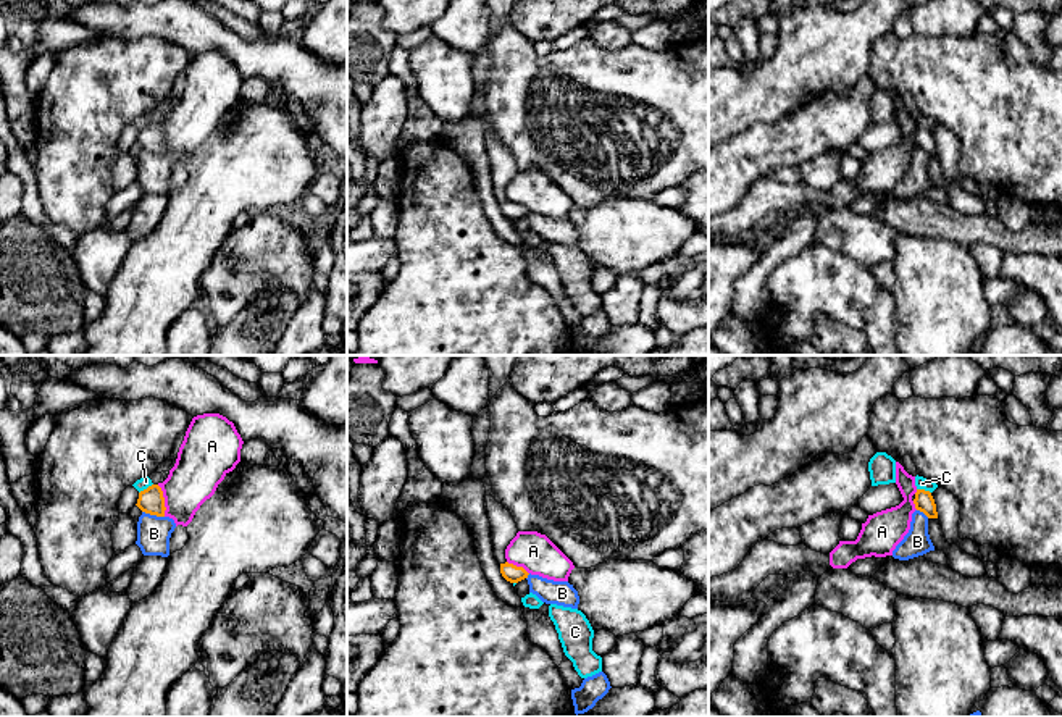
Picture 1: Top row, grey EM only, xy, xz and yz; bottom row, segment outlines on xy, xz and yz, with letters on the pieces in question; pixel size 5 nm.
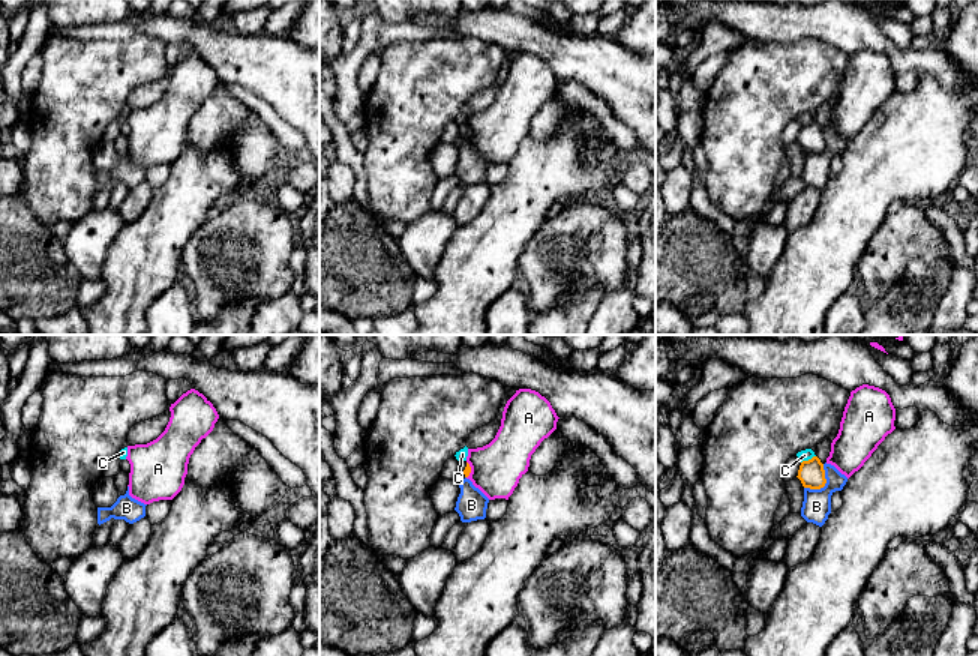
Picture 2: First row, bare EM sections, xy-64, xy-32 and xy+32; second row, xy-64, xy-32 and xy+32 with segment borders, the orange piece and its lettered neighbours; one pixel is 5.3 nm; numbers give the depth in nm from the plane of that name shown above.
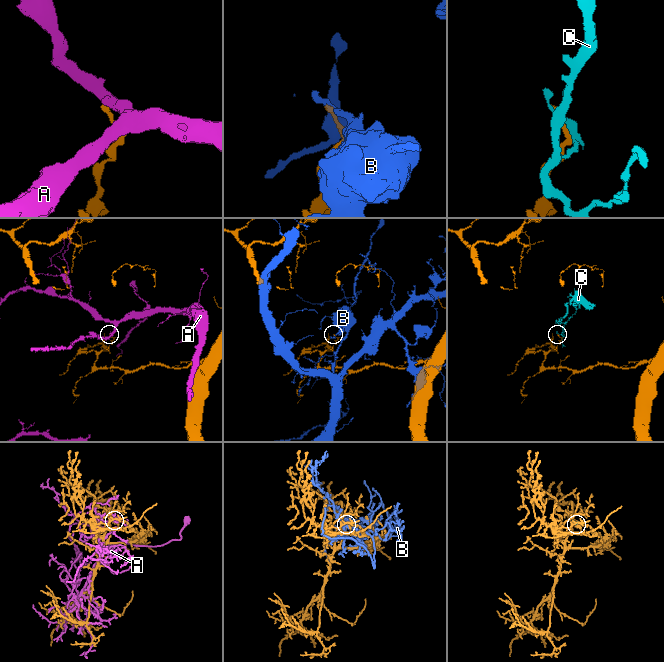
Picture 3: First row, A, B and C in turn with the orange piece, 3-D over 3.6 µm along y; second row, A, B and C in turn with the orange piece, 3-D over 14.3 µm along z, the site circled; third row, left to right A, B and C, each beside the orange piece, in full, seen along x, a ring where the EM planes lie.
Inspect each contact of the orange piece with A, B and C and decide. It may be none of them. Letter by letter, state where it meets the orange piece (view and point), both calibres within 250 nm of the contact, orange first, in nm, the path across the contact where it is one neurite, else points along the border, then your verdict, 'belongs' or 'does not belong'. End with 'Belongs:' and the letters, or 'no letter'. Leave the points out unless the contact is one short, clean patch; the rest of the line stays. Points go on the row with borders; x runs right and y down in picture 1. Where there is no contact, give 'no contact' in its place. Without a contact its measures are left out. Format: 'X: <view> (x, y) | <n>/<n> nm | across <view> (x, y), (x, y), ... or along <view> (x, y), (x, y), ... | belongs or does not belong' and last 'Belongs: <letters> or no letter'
A: xy (163, 501) | 130/240 nm | does not belong
B: xy (154, 514) | 130/170 nm | does not belong
C: xy (147, 488) | 130/60 nm | along xy (152, 483), (139, 493) | does not belong
Belongs: no letter

